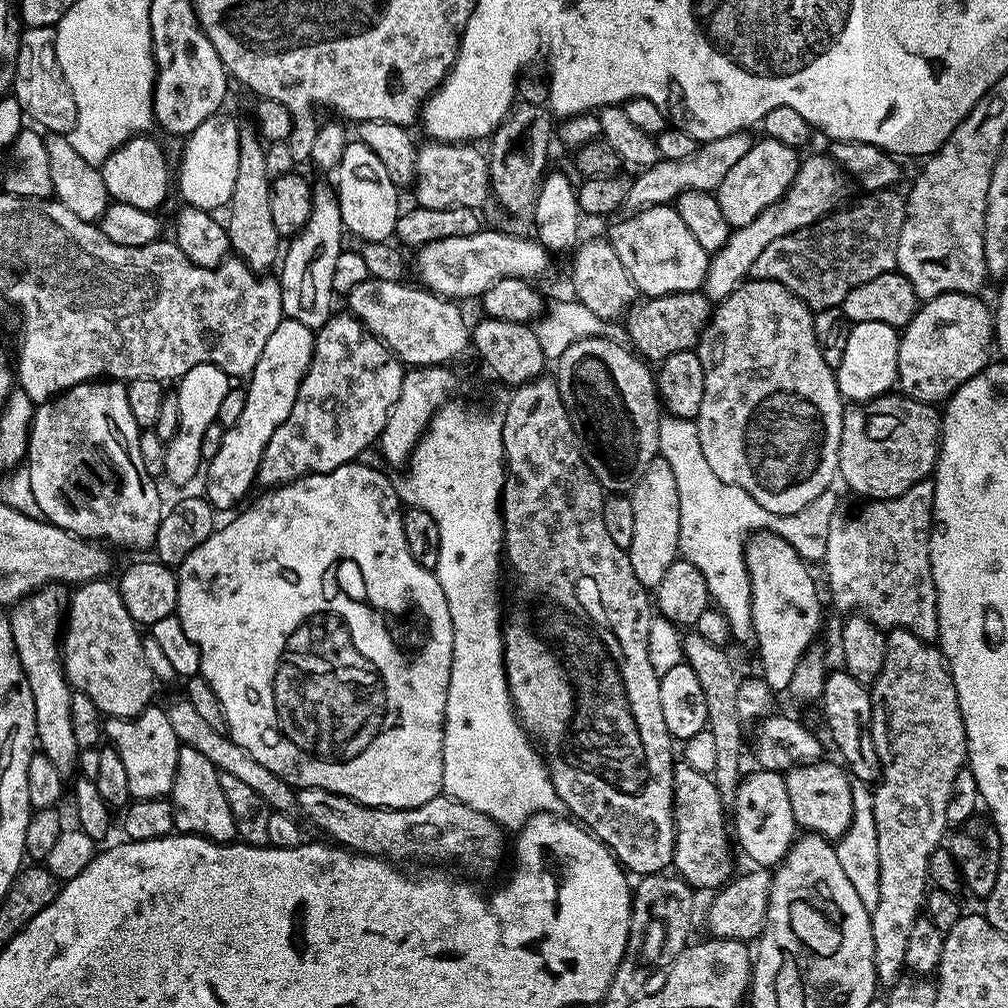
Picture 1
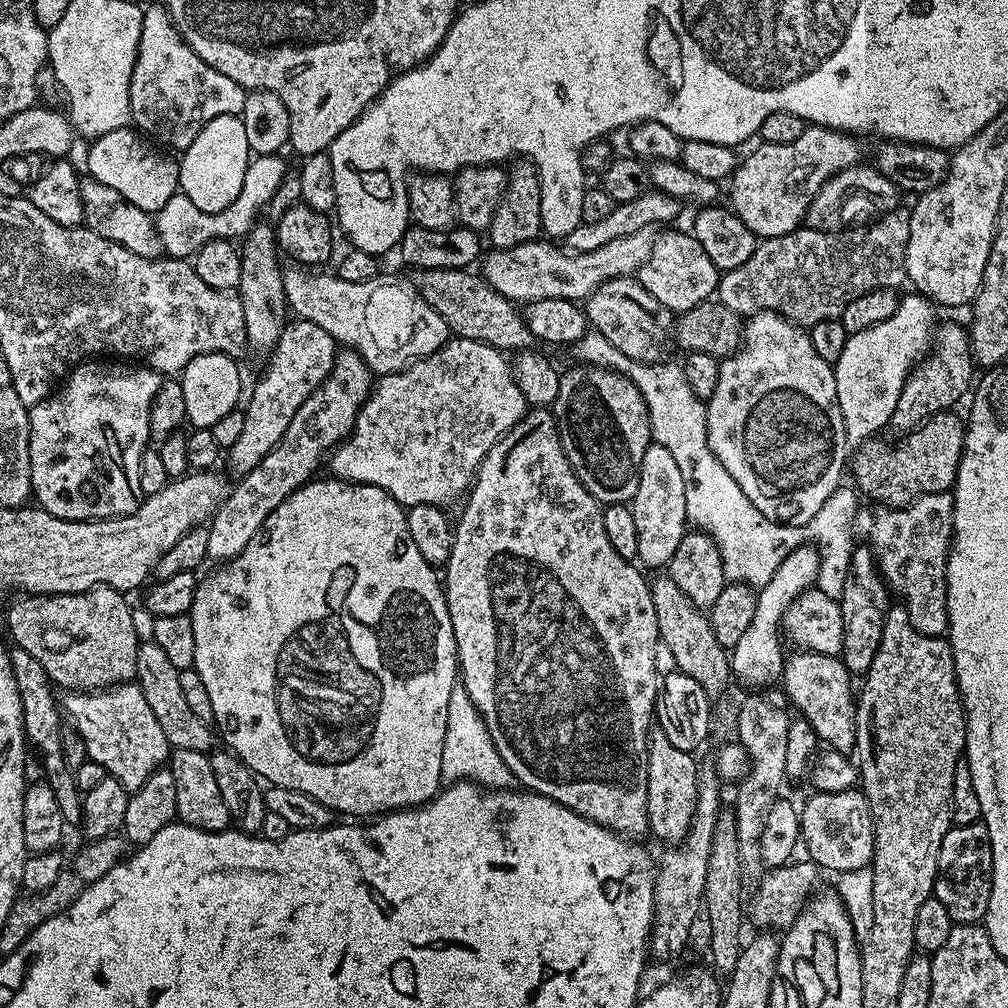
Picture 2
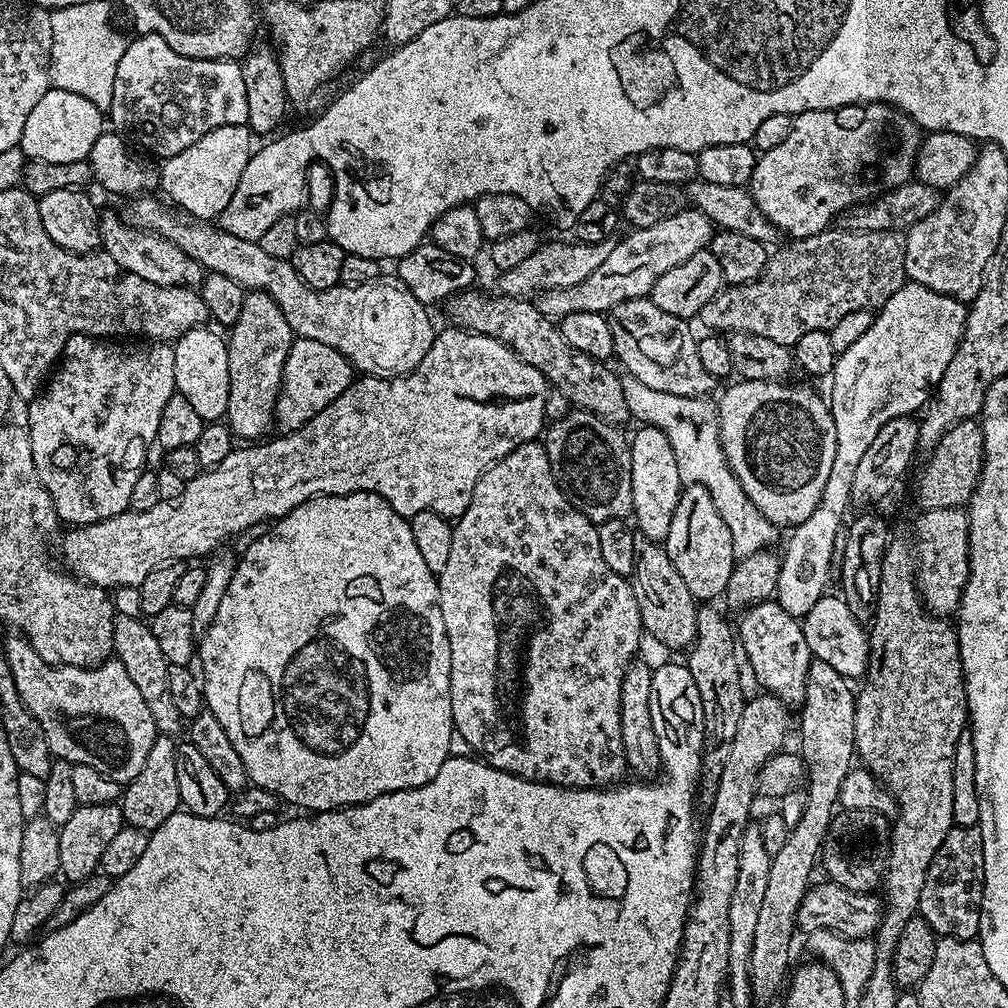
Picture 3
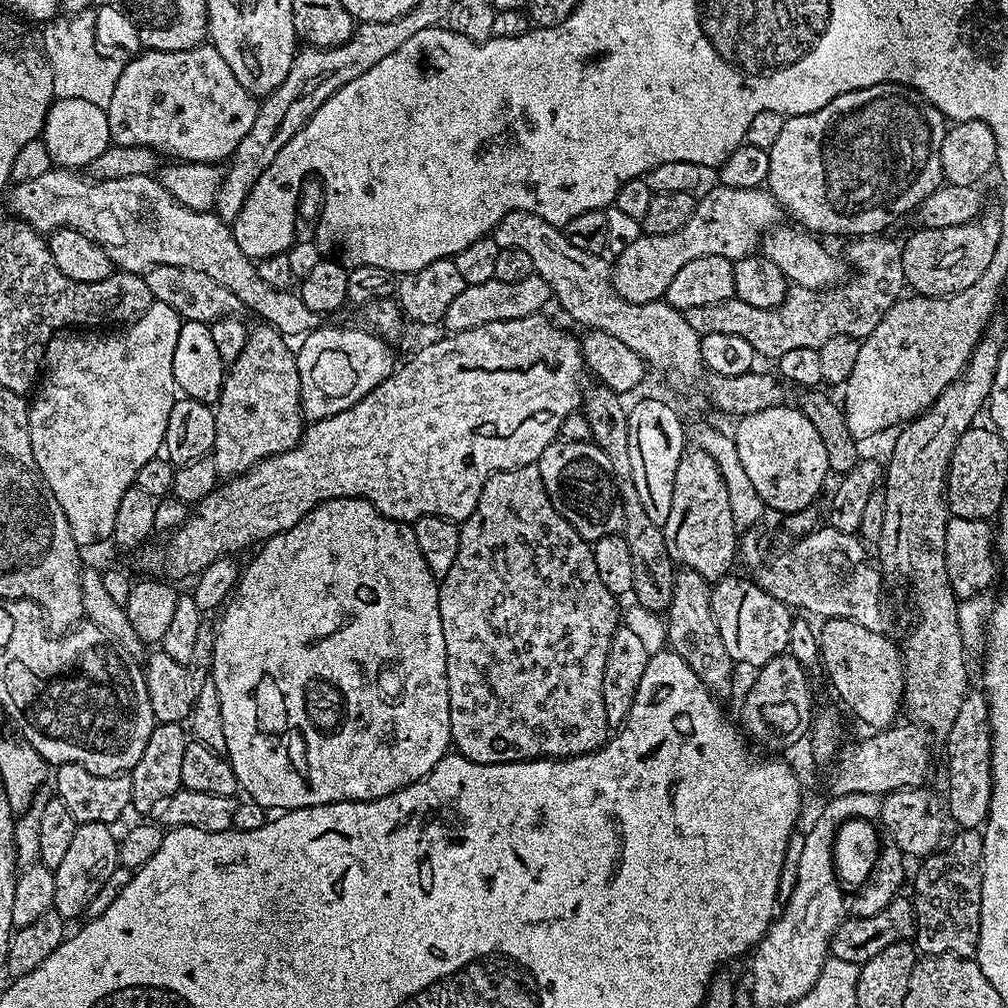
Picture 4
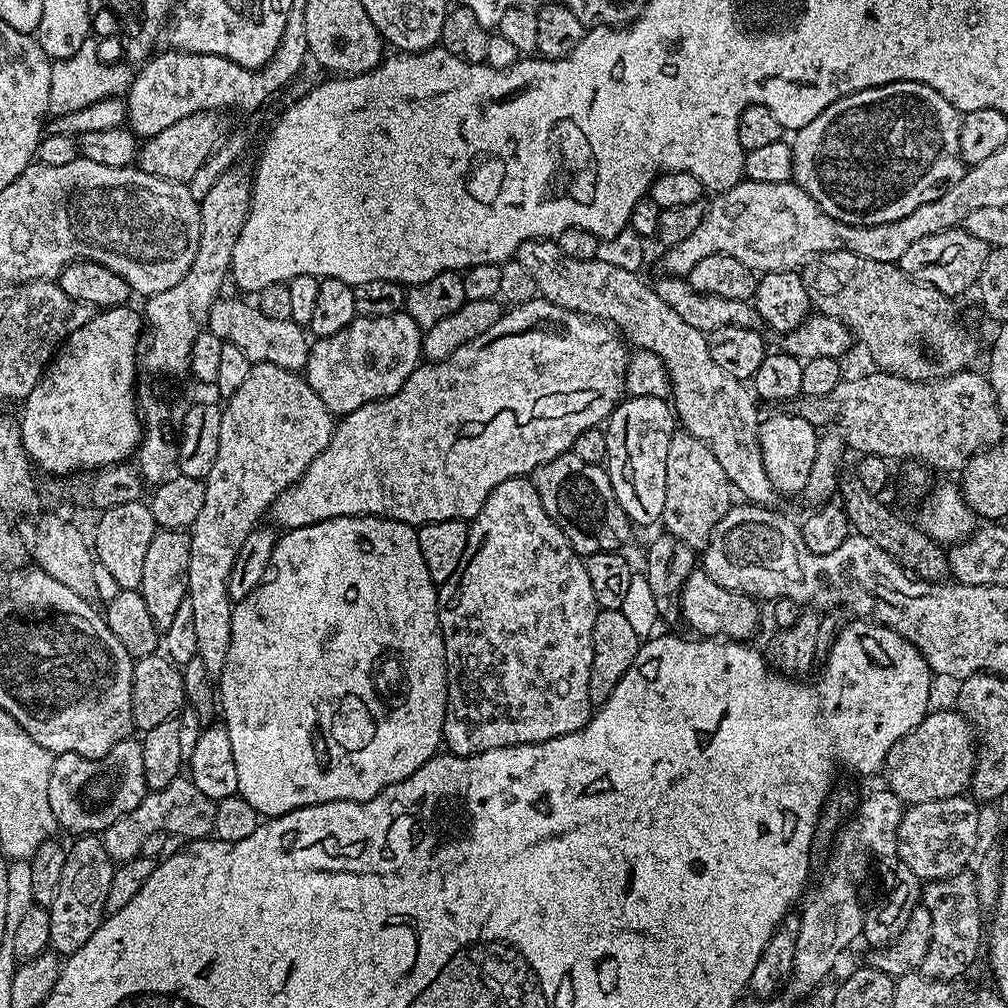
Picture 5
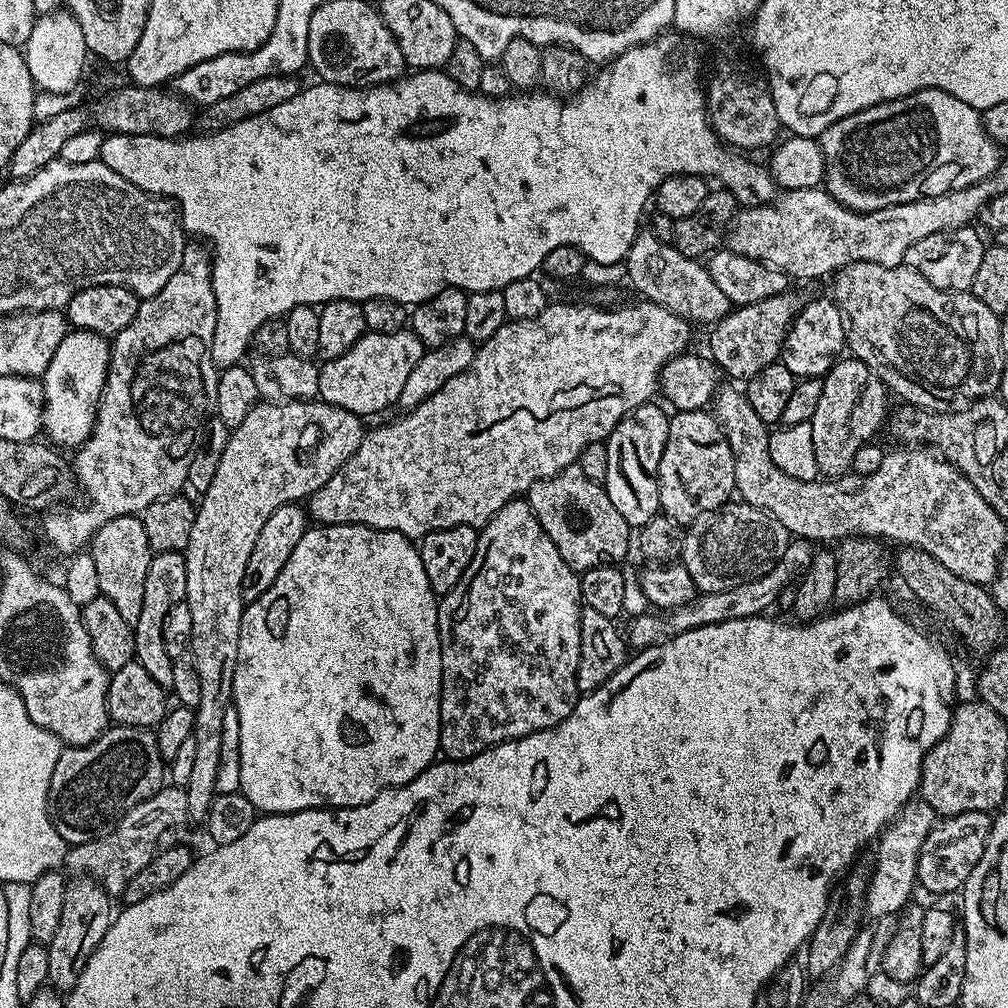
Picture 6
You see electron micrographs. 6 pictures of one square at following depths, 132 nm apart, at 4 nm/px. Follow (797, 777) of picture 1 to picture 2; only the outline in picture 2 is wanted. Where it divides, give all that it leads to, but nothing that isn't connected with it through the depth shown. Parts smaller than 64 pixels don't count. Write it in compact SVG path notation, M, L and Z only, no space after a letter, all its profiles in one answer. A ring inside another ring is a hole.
M853 787L836 793L813 791L811 795L799 809L800 839L808 851L807 859L831 874L869 867L874 854L874 822L863 791Z

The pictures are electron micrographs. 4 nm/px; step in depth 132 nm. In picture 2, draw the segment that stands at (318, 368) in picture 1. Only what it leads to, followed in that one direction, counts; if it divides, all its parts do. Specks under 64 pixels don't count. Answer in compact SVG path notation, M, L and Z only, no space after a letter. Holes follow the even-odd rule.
M351 350L337 351L336 361L330 374L317 388L298 406L298 414L290 418L290 426L286 426L286 434L250 470L245 476L235 481L236 489L229 491L220 502L220 507L212 513L207 525L208 541L206 550L208 560L227 562L246 550L250 538L258 534L262 522L277 508L294 490L313 479L320 459L327 457L332 449L352 433L354 422L360 413L360 407L368 401L368 393L374 387L374 373L368 363L360 357L359 352Z

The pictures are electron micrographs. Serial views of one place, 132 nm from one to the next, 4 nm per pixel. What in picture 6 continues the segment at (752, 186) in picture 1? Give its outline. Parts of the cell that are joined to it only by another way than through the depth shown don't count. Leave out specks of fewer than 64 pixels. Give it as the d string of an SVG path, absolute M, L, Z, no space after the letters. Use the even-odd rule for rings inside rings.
M941 88L918 90L909 96L903 96L897 100L887 100L881 104L870 106L858 114L850 114L846 118L834 122L818 139L820 141L820 149L824 155L823 187L839 204L855 212L873 212L874 210L882 210L886 206L898 206L902 202L920 200L924 196L937 196L938 194L946 194L952 190L962 190L966 186L977 184L978 182L982 182L986 177L992 176L1002 159L1001 149L986 134L981 109L962 102L962 98L954 98L954 94L946 94Z

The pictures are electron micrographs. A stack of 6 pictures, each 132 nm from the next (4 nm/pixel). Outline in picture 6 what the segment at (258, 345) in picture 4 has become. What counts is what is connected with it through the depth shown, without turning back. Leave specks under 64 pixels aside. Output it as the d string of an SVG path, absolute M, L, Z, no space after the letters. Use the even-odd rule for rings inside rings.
M319 398L314 400L258 402L250 410L250 414L246 414L245 420L243 420L237 428L233 428L229 431L228 441L222 450L222 458L218 462L218 470L214 470L214 479L210 482L208 489L199 497L194 526L190 530L190 542L184 547L183 551L184 561L186 562L186 594L184 595L184 599L190 606L190 619L194 622L190 659L192 665L198 670L198 682L202 686L202 694L200 695L198 706L194 709L196 717L194 718L192 737L195 741L195 761L192 764L190 780L186 782L183 787L184 793L186 794L189 821L207 821L212 800L218 794L216 782L218 776L218 757L222 754L222 725L226 710L232 707L234 666L238 662L238 638L240 637L240 627L242 626L242 618L244 617L244 609L246 607L244 599L242 598L242 578L246 574L246 561L250 559L250 553L254 550L254 542L258 542L258 530L262 530L262 526L266 526L266 518L270 518L270 514L274 514L274 510L278 510L278 506L304 502L307 501L308 497L313 496L315 492L348 461L350 454L354 454L354 450L358 450L358 446L362 442L365 431L366 424L361 417L355 416L350 410L342 410L333 404L326 404Z

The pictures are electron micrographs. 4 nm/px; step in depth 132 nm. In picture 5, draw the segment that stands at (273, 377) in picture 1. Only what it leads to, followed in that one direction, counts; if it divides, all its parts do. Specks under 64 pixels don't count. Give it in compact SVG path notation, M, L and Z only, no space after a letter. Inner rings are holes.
M407 312L386 318L357 315L336 334L321 336L308 349L306 379L334 414L347 414L363 404L394 394L422 360L422 329Z

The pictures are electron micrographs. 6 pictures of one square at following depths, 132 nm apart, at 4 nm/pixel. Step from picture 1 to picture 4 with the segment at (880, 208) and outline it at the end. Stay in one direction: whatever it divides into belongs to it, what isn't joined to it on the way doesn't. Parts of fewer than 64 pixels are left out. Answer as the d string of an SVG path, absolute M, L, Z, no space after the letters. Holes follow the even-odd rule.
M877 234L874 236L861 236L859 238L852 238L847 241L847 244L848 244L848 260L849 260L849 261L847 260L847 263L850 265L850 268L851 268L850 263L852 263L852 268L854 271L856 271L856 273L854 273L853 276L851 273L851 275L849 275L847 277L847 279L845 279L843 282L841 282L827 290L817 290L815 288L798 288L795 286L789 287L787 294L784 295L784 300L776 308L759 308L758 306L750 306L750 302L742 302L741 300L737 300L735 298L727 300L726 302L718 302L717 304L711 304L710 306L694 306L692 309L690 309L688 311L688 313L686 313L686 315L688 317L688 321L690 322L690 326L694 326L694 330L696 332L699 332L701 336L705 336L706 334L738 334L738 338L746 338L746 342L750 342L750 346L754 346L756 355L757 355L757 357L760 357L760 358L764 358L764 356L772 356L772 358L779 358L779 356L781 356L782 354L786 354L790 350L802 350L803 348L817 349L817 348L820 348L822 345L824 345L826 342L830 342L830 338L834 338L835 336L855 336L857 338L863 338L863 337L869 336L869 334L871 334L872 331L874 330L874 326L878 326L878 322L882 322L882 318L884 317L884 315L887 314L888 311L892 307L894 307L894 305L896 305L897 300L901 299L901 297L903 297L905 295L906 281L904 279L904 267L902 266L902 254L904 253L904 249L902 247L901 241L899 239L897 241L891 240L891 238L888 237L888 234Z

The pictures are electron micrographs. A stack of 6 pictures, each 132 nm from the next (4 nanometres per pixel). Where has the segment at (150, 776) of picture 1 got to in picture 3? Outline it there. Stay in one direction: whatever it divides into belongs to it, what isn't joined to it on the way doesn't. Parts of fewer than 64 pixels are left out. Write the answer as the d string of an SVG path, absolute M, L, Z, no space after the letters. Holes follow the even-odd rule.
M12 634L2 644L2 651L8 659L10 674L14 674L14 686L18 686L16 697L22 698L26 710L42 726L42 734L55 759L94 766L94 770L121 786L138 778L138 770L142 770L158 733L142 693L120 660L109 658L94 668L48 664L38 658L19 634Z

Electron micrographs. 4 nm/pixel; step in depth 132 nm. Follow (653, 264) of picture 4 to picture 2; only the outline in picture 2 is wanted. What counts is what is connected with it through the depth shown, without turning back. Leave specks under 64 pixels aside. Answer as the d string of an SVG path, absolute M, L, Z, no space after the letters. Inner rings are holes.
M643 228L634 234L626 234L626 238L614 238L614 242L598 246L598 250L575 254L563 247L543 244L543 239L537 238L522 246L489 251L489 256L487 253L482 260L482 275L494 290L498 290L498 294L524 306L542 298L584 302L591 292L602 286L602 282L639 273L640 267L650 258L657 235L656 228Z

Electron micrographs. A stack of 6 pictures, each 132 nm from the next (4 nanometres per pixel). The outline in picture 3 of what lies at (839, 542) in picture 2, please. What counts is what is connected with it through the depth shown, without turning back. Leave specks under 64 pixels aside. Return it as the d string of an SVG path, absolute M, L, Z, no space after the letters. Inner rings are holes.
M624 374L620 376L622 394L626 394L628 415L634 421L649 428L662 430L674 450L674 462L678 466L681 485L701 484L714 498L714 507L722 514L722 522L730 530L737 557L749 556L755 552L771 549L776 540L777 525L772 524L760 513L758 506L746 498L742 482L728 465L726 454L720 441L720 413L711 399L695 396L682 398L682 394L665 394L662 390L653 390L638 382L638 378Z

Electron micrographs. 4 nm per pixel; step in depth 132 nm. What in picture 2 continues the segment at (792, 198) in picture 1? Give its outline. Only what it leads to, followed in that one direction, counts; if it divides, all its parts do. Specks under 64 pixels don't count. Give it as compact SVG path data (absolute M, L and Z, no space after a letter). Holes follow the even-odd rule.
M861 162L834 174L814 194L814 202L810 202L808 213L804 215L804 224L810 228L817 228L823 232L835 232L843 230L857 222L868 222L873 218L885 213L893 212L895 208L901 207L902 193L900 189L890 182L874 166L866 166L867 163Z

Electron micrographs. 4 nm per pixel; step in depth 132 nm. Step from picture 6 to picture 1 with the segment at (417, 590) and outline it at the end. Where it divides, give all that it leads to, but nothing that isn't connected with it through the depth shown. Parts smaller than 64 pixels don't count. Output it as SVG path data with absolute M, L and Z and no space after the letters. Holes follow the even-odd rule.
M353 462L343 464L329 472L309 472L306 476L300 476L293 480L291 484L281 484L275 488L267 489L245 512L237 511L232 521L225 528L217 527L190 554L178 565L176 581L178 582L178 602L176 603L175 615L182 622L182 630L186 630L186 638L194 642L200 651L200 671L214 694L218 694L218 702L224 711L224 723L227 735L242 750L254 758L254 762L262 762L266 770L274 770L278 778L282 778L287 784L299 790L301 788L321 788L330 790L334 794L342 794L351 800L357 800L360 804L374 806L375 808L417 808L422 806L422 802L430 802L430 798L441 795L442 792L442 746L444 745L444 711L446 710L446 694L450 686L450 666L452 665L452 651L454 650L454 634L452 633L452 623L450 622L450 606L446 602L446 594L442 594L442 586L438 582L435 571L431 568L418 566L414 558L410 555L410 546L406 546L406 534L402 534L402 501L396 493L396 485L384 472L379 472L376 468L371 468L364 462Z

